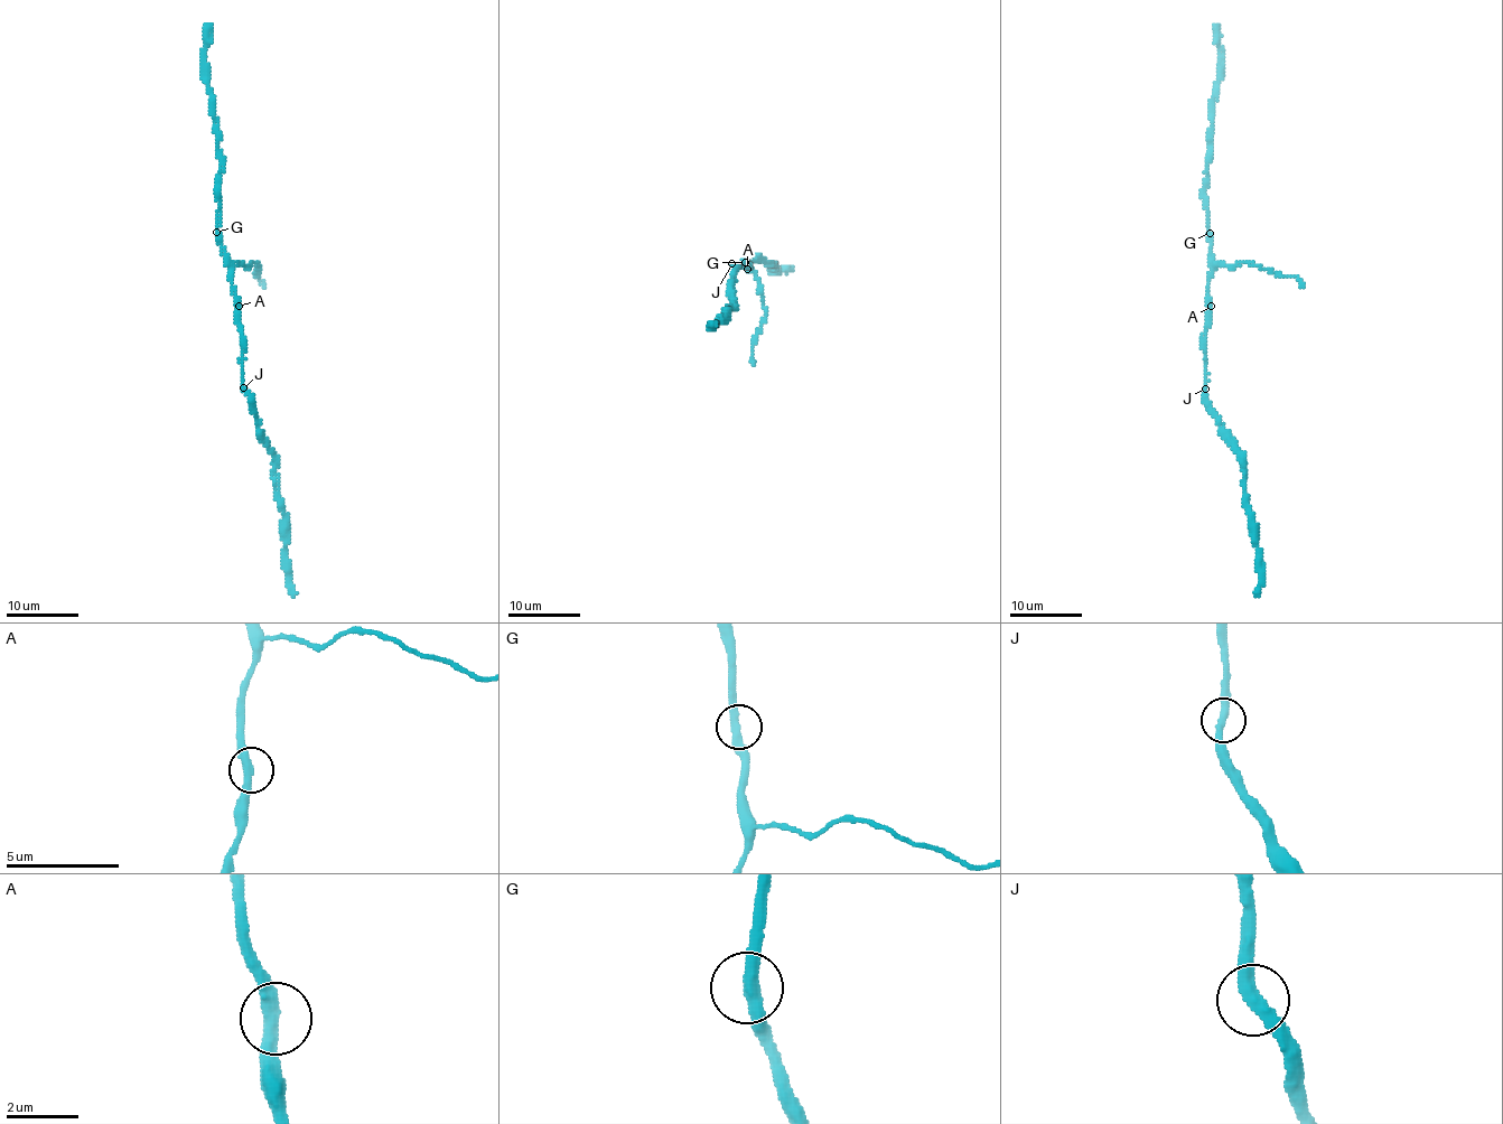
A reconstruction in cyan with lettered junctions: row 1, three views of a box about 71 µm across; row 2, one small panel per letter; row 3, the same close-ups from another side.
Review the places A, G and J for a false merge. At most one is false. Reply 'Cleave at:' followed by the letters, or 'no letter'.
Cleave at: no letter

